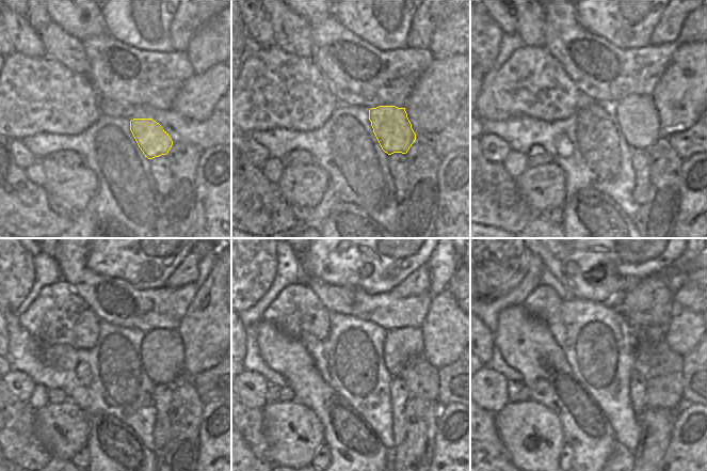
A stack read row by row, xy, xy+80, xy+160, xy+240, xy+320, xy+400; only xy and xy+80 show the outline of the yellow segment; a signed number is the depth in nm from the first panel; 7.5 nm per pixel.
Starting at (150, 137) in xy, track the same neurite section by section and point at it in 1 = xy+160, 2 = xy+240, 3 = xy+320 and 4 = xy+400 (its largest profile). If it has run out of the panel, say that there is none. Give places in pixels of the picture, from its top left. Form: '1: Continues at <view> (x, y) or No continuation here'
1: Continues at xy+160 (637, 115)
2: Continues at xy+240 (161, 350)
3: Continues at xy+320 (401, 345)
4: Continues at xy+400 (653, 332).

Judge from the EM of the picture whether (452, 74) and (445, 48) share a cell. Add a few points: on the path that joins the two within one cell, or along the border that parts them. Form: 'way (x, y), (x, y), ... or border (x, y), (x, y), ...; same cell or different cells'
border (459, 53), (453, 53), (443, 59), (433, 59); different cells

